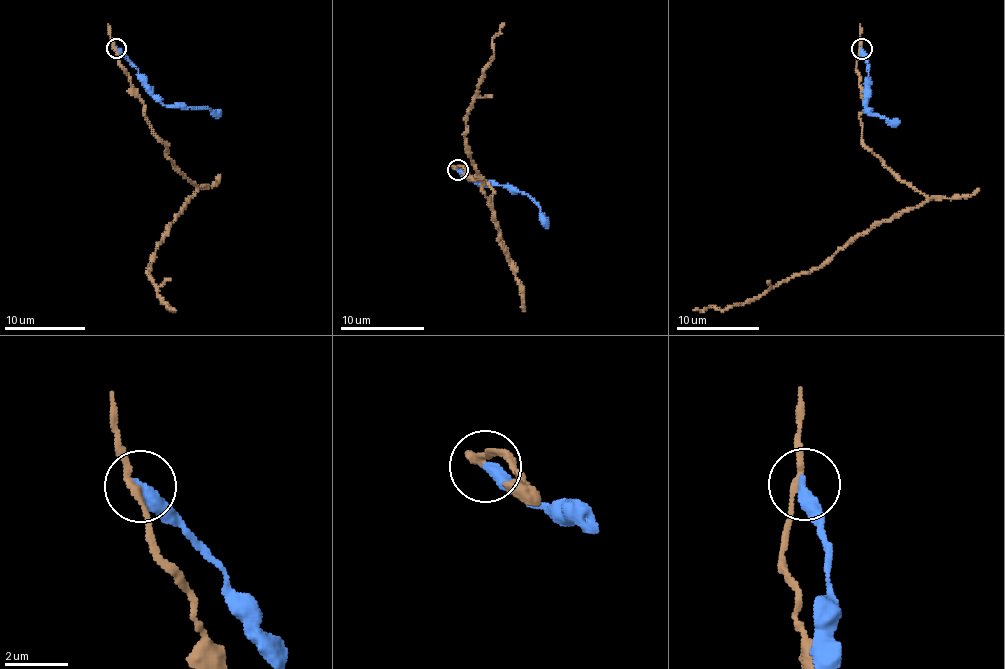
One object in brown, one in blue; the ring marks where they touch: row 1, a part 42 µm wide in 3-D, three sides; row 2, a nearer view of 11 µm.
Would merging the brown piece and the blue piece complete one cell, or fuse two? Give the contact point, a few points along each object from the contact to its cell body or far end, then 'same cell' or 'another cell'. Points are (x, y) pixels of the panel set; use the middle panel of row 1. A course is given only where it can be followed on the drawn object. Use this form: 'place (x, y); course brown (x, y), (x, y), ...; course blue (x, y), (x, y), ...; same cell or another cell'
place (458, 170); course brown (458, 169), (493, 191), (492, 218), (506, 255), (465, 142), (465, 116), (504, 23); course blue (458, 169), (474, 181), (495, 183), (524, 192), (540, 209), (542, 221), (548, 228); another cell

